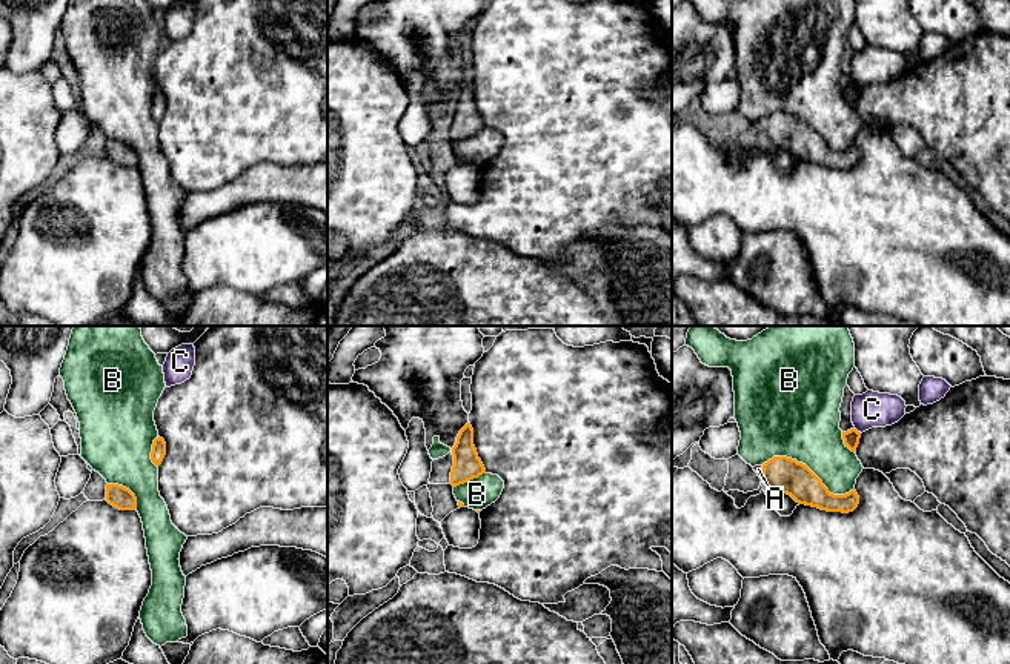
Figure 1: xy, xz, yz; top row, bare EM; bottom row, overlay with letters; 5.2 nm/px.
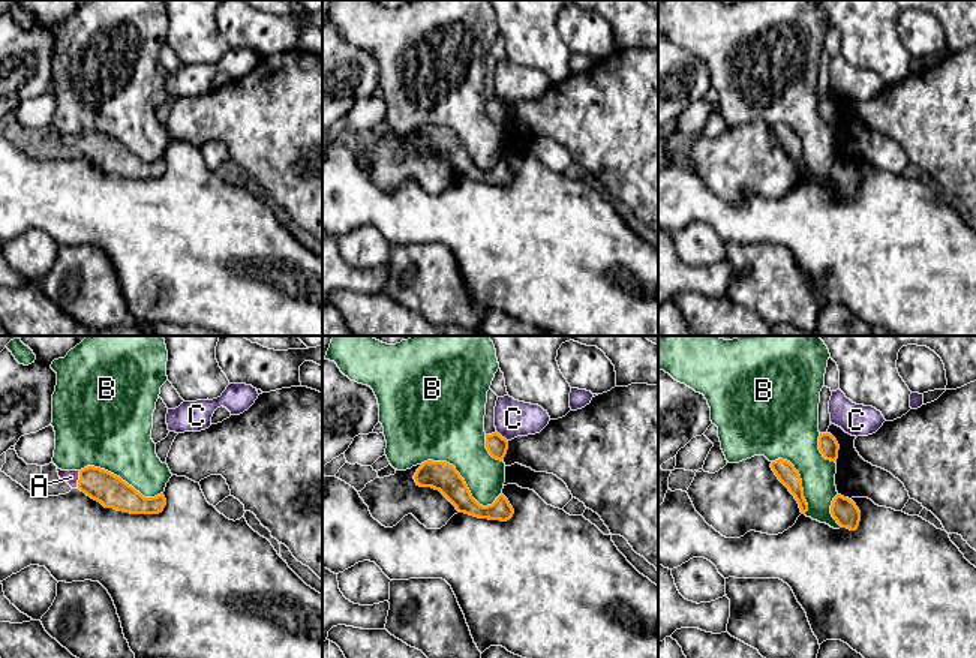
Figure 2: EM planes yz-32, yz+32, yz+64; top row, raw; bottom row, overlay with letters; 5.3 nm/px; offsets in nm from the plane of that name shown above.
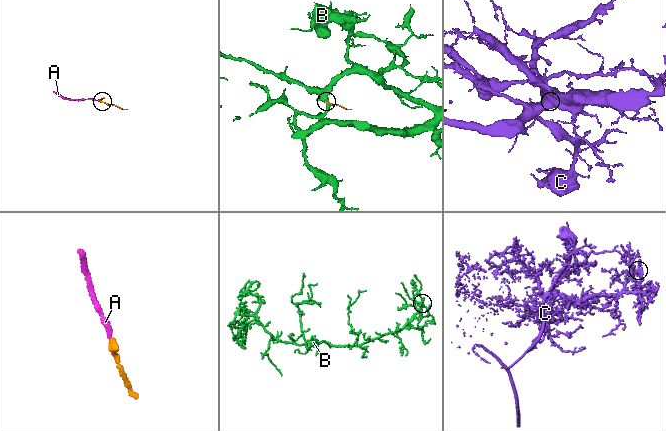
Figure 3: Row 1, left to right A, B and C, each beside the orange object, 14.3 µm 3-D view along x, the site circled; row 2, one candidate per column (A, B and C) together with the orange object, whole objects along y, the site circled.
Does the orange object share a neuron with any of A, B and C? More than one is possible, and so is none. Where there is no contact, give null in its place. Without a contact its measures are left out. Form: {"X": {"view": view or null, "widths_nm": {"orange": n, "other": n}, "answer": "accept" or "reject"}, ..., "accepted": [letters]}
{"A": {"view": "yz", "widths_nm": {"orange": 190, "other": 50}, "answer": "accept"}, "B": {"view": "yz", "widths_nm": {"orange": 190, "other": 380}, "answer": "reject"}, "C": {"view": "yz", "widths_nm": {"orange": 80, "other": 190}, "answer": "reject"}, "accepted": ["A"]}

